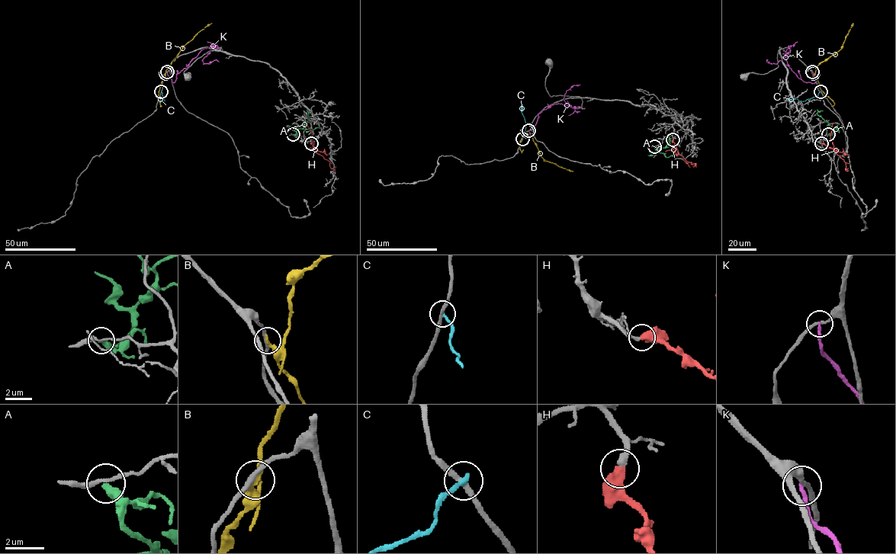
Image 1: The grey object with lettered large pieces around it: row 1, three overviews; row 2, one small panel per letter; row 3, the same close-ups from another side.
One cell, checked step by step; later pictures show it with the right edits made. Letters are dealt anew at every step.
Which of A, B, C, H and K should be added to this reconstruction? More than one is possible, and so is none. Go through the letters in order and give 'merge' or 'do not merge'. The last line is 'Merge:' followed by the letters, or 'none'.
A: do not merge
B: do not merge
C: do not merge
H: merge
K: do not merge
Merge: H

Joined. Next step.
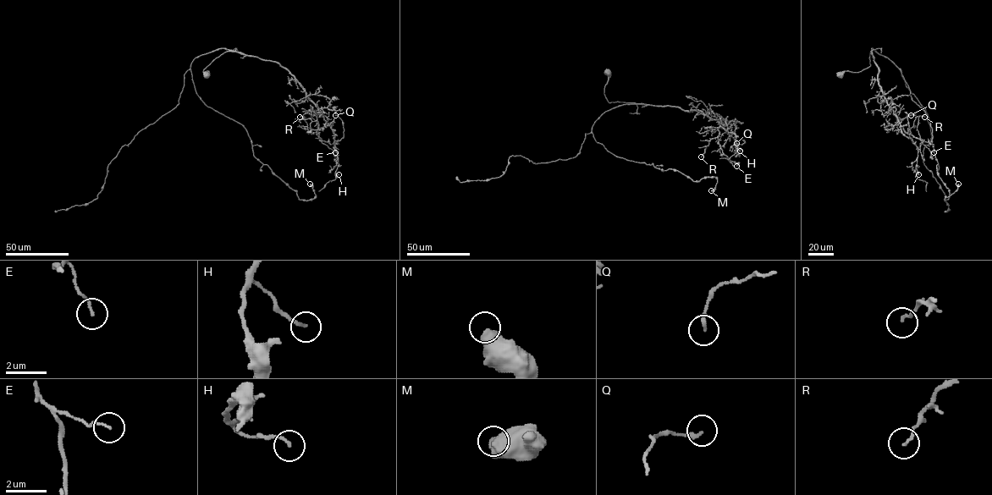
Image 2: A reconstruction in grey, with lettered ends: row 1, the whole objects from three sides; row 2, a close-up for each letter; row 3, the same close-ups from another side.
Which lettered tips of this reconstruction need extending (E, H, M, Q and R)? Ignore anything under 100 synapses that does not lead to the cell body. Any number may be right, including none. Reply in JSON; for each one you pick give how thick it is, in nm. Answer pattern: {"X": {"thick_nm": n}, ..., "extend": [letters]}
{"extend": []}

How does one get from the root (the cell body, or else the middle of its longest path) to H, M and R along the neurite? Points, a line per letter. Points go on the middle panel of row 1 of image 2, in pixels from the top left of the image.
H: (607, 72), (604, 94), (608, 102), (700, 110), (735, 134), (735, 150), (740, 151)
M: (607, 72), (607, 100), (635, 103), (605, 112), (592, 126), (596, 141), (694, 181), (715, 177), (711, 190)
R: (607, 72), (604, 94), (609, 102), (680, 107), (715, 118), (719, 134), (701, 156)

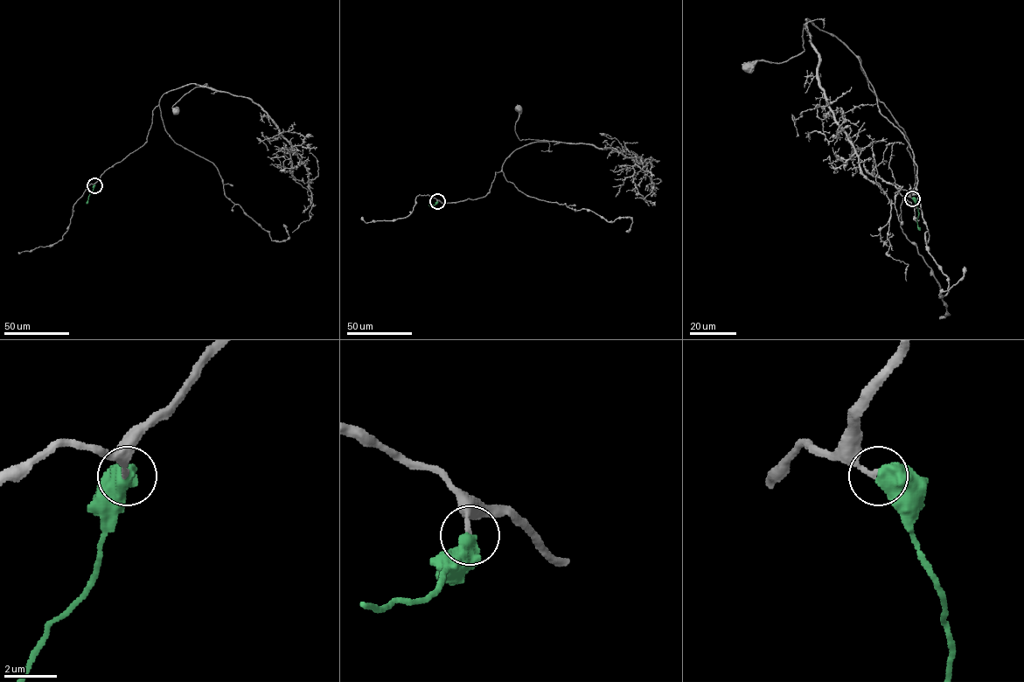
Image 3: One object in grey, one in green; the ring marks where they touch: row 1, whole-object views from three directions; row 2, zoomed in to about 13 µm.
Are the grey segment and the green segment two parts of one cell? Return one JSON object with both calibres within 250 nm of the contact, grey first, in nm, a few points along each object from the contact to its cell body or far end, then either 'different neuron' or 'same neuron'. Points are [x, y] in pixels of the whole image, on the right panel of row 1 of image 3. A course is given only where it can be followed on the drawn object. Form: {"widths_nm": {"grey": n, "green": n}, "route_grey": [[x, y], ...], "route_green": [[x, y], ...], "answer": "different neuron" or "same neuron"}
{"widths_nm": {"grey": 170, "green": 700}, "route_grey": [[912, 198], [909, 139], [869, 86], [860, 59], [835, 36], [806, 19], [802, 52], [778, 63], [748, 65]], "route_green": [[912, 198], [918, 209], [920, 230]], "answer": "same neuron"}

